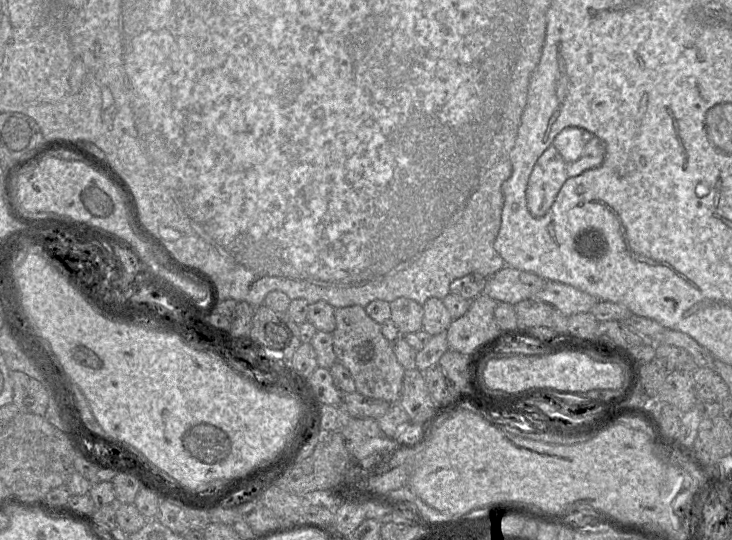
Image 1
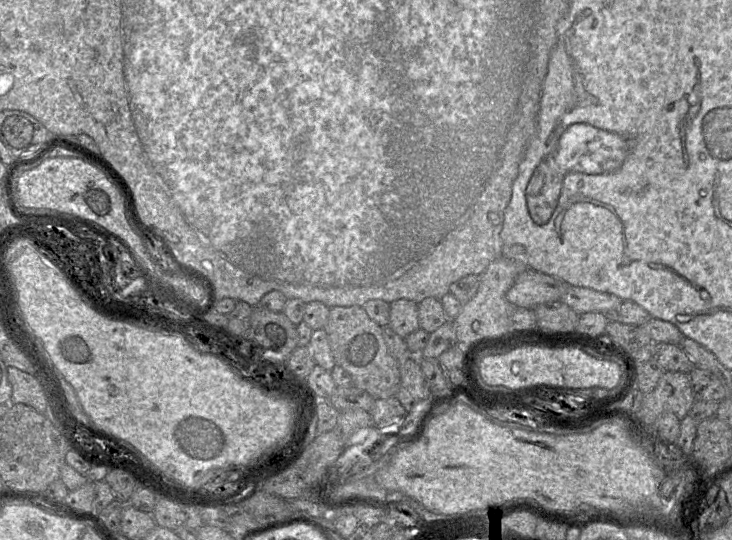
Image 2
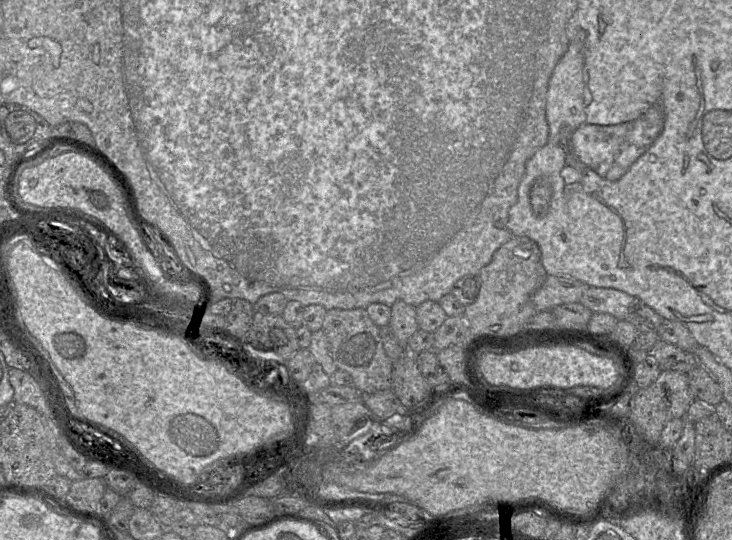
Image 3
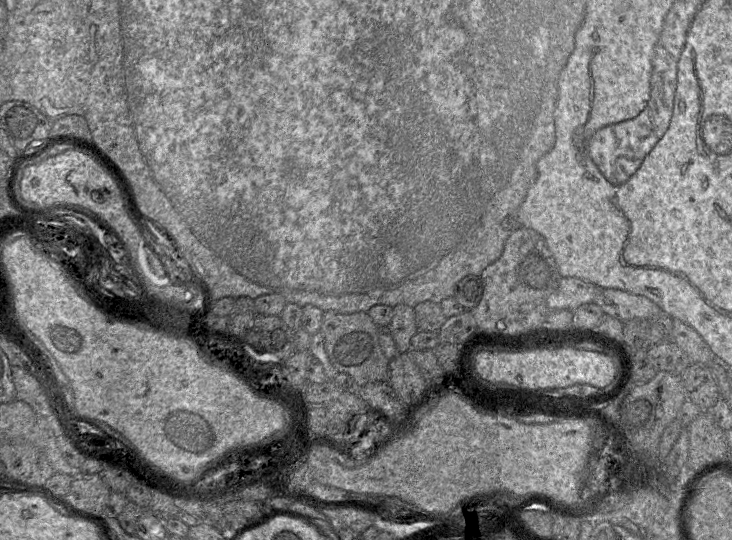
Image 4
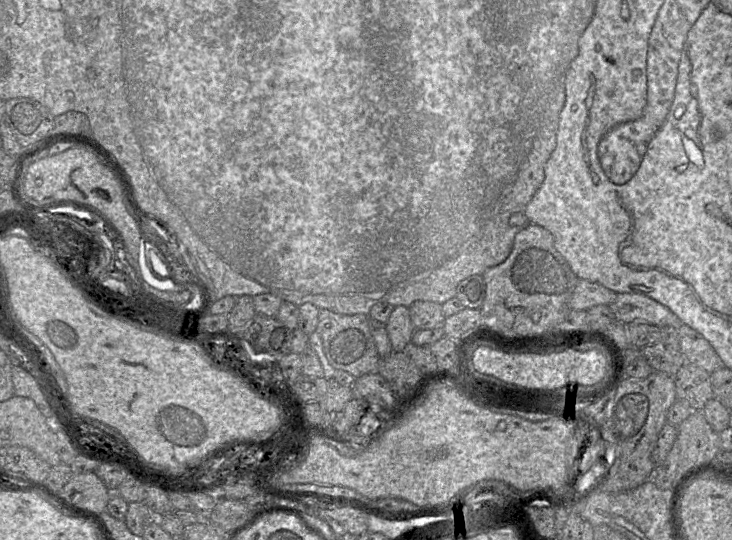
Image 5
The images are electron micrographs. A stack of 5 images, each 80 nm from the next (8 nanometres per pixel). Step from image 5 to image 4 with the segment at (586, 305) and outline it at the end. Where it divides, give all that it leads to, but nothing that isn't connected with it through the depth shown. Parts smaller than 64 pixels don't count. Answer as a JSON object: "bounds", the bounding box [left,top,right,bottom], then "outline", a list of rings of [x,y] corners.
{"bounds":[547,278,601,311],"outline":[[[562,278],[558,288],[548,297],[547,306],[551,311],[575,310],[583,304],[593,303],[601,288],[578,278]]]}

